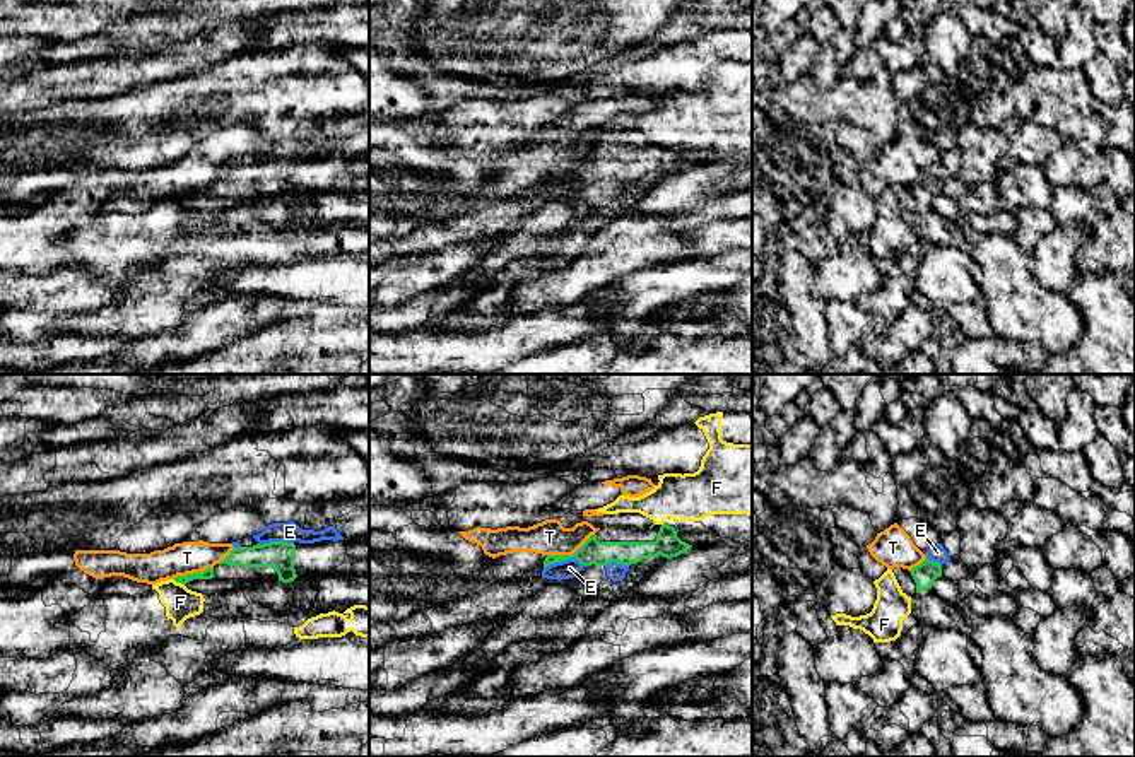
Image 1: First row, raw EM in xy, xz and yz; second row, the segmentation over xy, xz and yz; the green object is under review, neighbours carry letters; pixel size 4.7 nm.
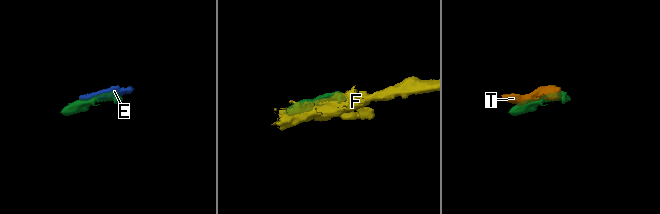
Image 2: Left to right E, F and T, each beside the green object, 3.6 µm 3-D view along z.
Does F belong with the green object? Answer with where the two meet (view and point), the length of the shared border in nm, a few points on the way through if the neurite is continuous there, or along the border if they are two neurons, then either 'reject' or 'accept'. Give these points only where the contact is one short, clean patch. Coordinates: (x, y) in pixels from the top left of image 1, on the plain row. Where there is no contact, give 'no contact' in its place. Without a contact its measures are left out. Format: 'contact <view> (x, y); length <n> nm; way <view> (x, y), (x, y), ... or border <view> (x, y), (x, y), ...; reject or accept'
contact xy (178, 199); length 60 nm; reject

